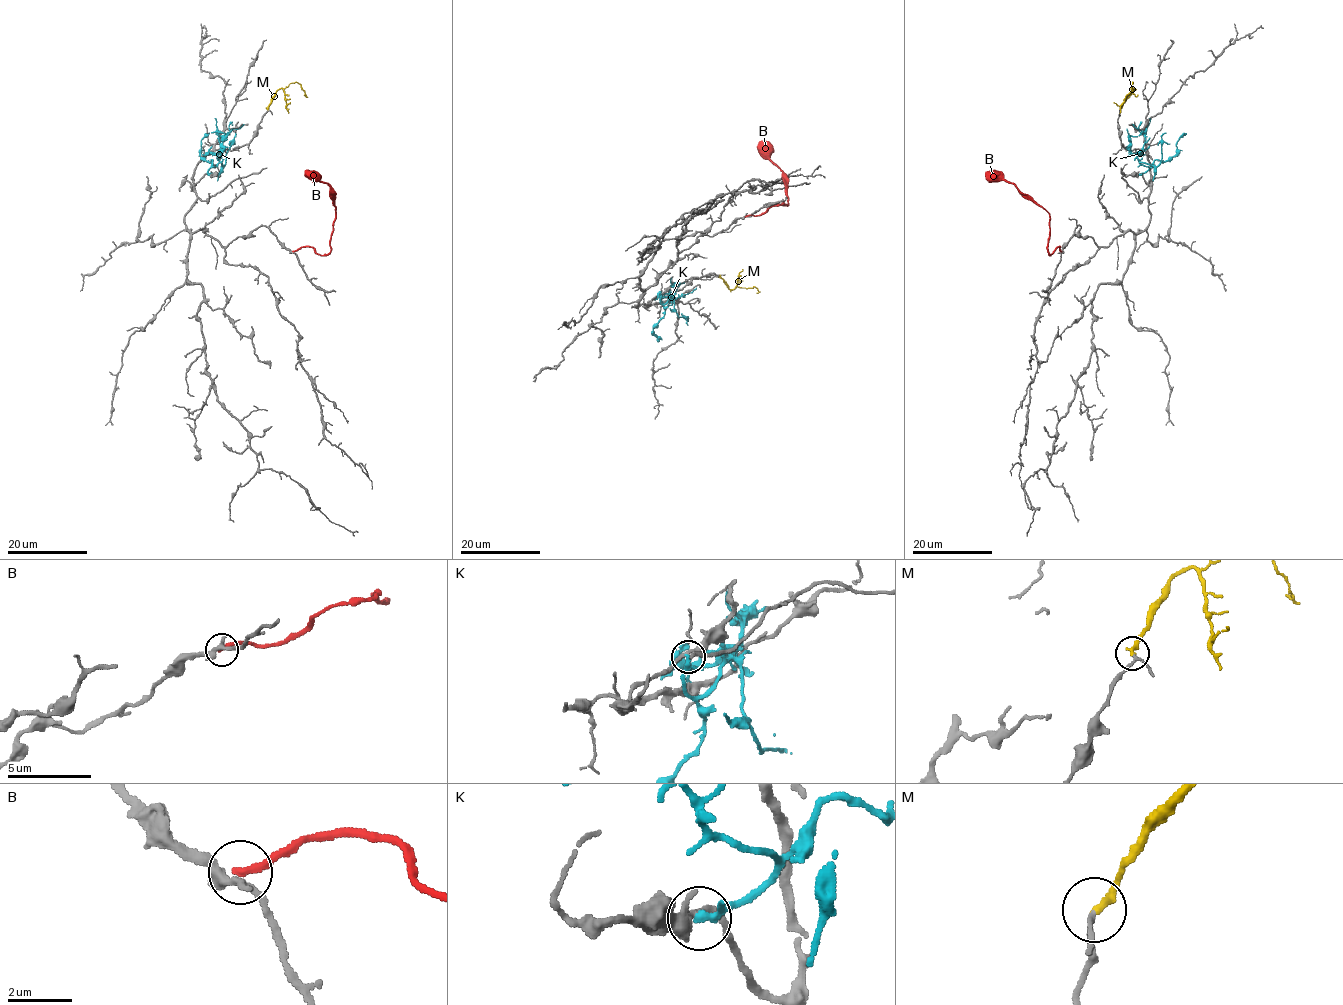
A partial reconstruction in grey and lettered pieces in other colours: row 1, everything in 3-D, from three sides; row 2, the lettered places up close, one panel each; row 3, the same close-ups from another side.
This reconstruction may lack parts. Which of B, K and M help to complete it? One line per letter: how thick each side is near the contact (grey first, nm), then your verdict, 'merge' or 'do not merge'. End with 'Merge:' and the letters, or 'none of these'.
B: calibres 320 and 240 nm; do not merge
K: calibres 300 and 200 nm; do not merge
M: calibres 140 and 280 nm; merge
Merge: M

